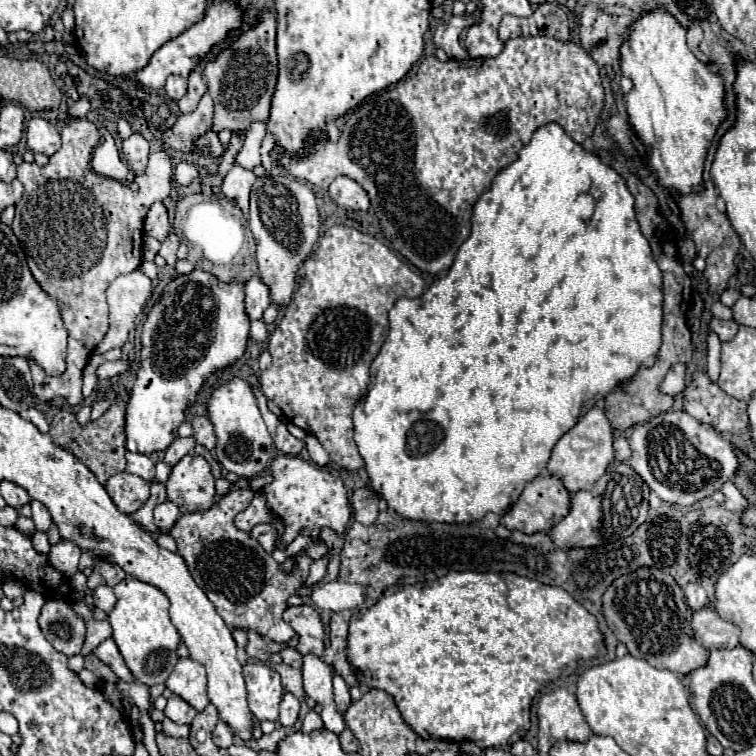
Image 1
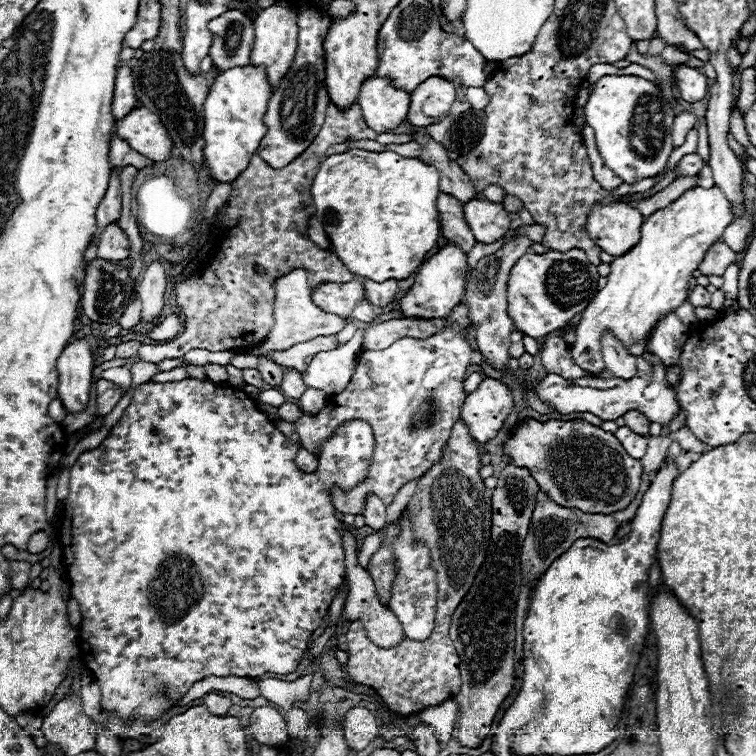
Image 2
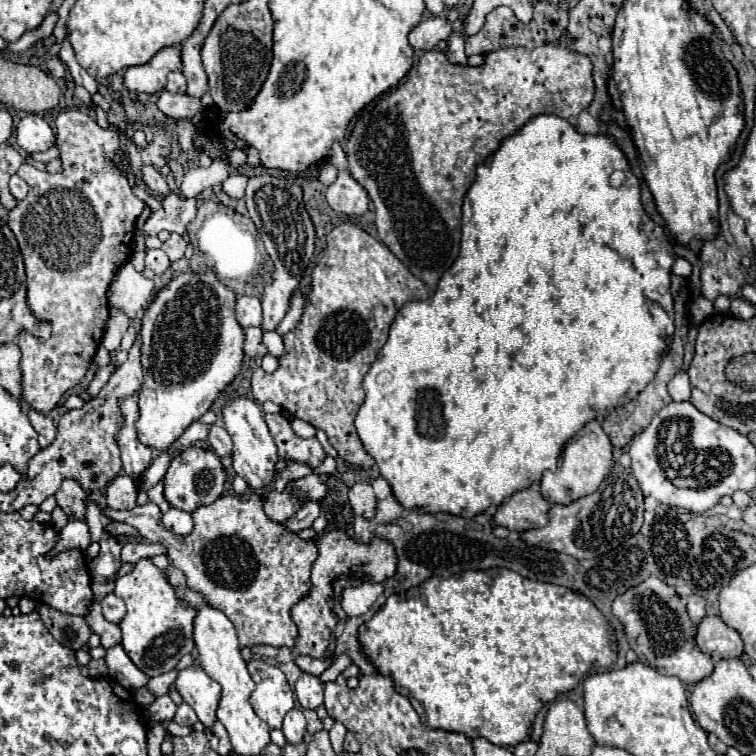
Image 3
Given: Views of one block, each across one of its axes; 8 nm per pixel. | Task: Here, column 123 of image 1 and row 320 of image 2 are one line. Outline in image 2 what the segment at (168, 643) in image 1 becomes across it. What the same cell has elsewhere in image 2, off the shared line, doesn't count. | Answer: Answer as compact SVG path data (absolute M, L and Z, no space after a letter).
M694 186L674 200L674 204L646 216L640 242L610 264L606 286L582 312L582 320L576 328L576 342L570 350L576 366L588 372L602 372L606 368L598 342L606 328L610 328L634 356L642 356L652 326L688 298L692 270L700 266L706 250L722 238L722 232L732 220L732 204L718 186Z

